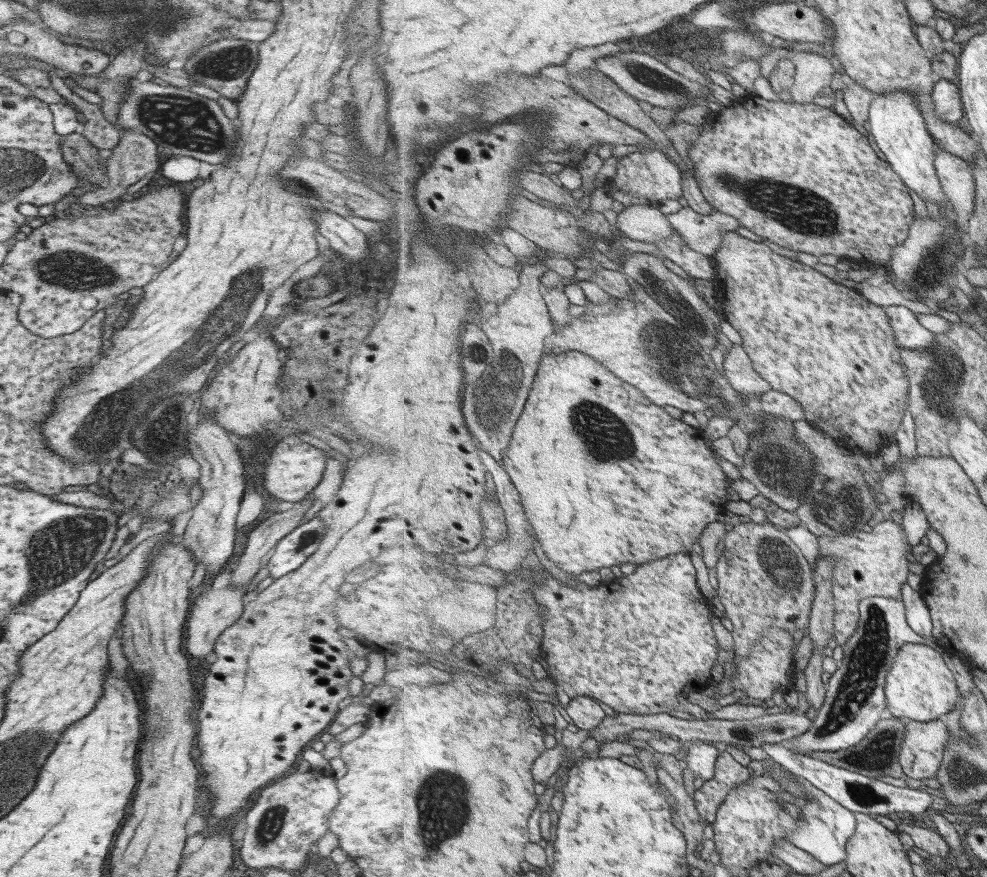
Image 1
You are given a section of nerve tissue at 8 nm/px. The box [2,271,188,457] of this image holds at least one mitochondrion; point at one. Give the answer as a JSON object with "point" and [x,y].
{"point":[156,429]}

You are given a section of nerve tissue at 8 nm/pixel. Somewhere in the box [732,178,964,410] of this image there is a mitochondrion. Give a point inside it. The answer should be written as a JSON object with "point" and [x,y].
{"point":[924,273]}

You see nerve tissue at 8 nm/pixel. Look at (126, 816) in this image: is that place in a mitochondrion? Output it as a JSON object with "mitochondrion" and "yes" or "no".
{"mitochondrion":"no"}

